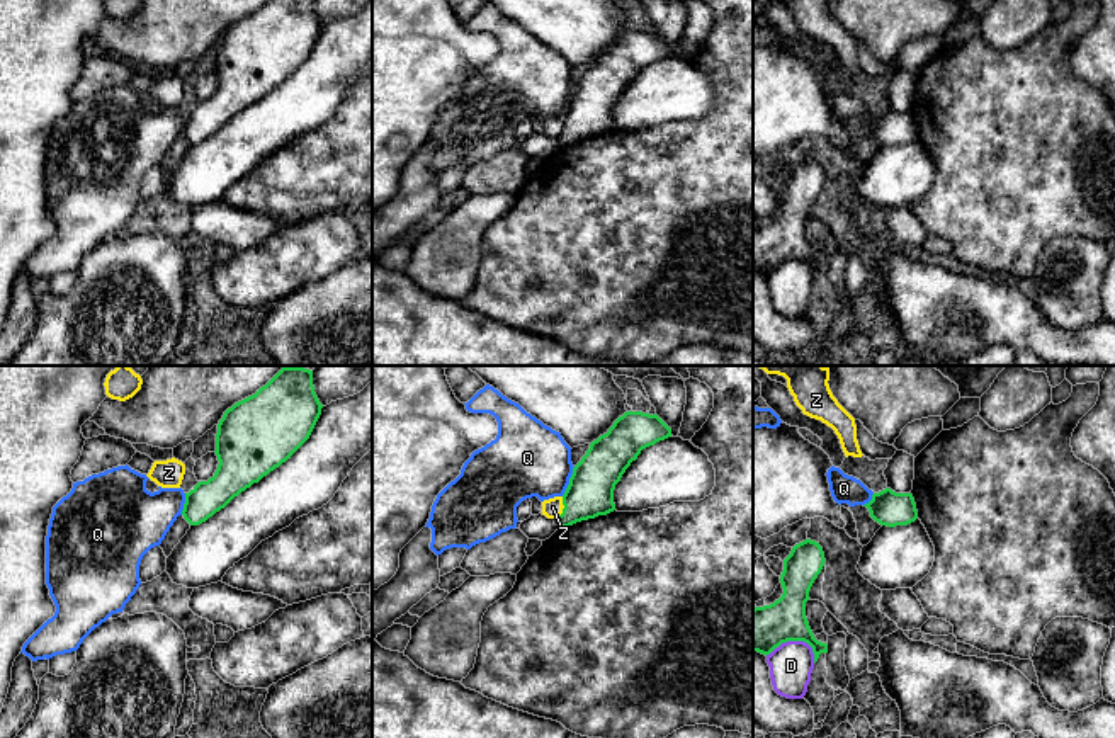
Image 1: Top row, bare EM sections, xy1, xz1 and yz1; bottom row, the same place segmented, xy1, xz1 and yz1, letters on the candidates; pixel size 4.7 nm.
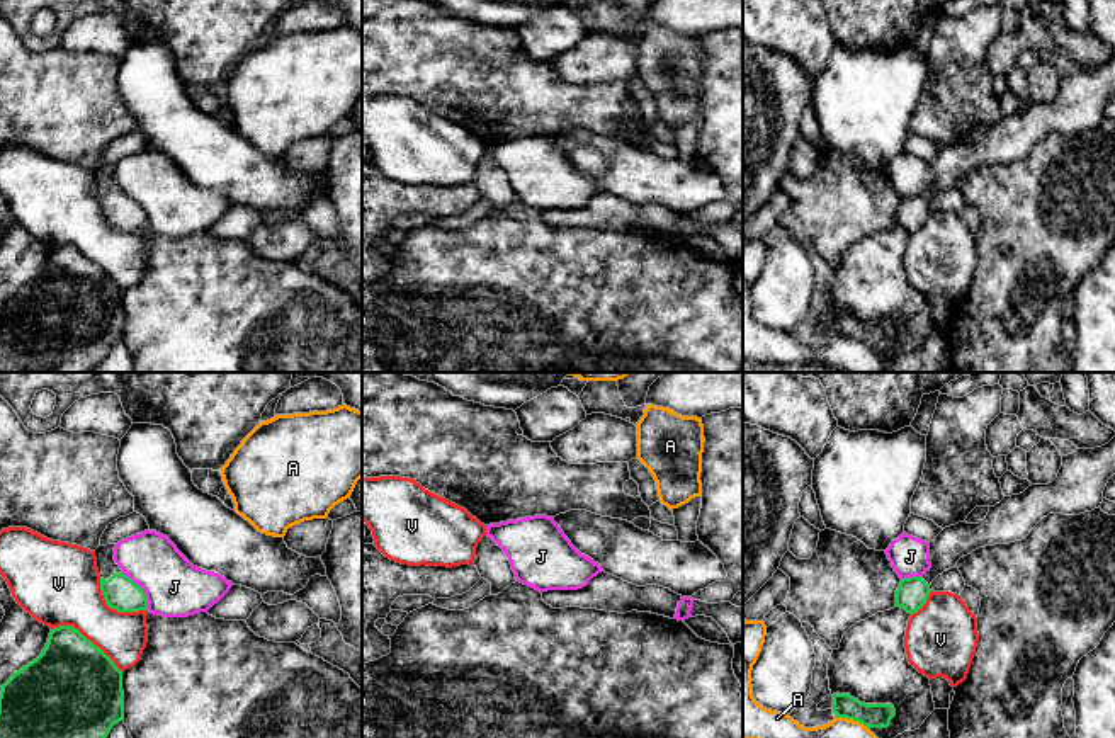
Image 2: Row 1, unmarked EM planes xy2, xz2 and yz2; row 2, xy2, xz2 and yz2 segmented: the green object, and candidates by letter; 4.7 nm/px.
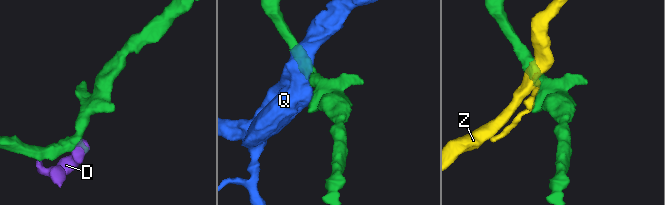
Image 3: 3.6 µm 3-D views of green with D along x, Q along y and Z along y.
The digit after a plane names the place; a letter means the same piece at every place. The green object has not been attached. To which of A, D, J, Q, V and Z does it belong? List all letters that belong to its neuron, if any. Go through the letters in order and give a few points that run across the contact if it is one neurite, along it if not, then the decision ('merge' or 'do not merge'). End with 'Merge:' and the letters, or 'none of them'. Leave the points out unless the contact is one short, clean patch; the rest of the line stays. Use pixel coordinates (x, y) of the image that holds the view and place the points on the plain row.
A: yz2 (838, 335), (857, 339), (867, 347) | do not merge
D: yz1 (765, 274), (782, 262), (804, 261), (811, 267), (815, 281) | do not merge
J: xy2 (123, 191), (141, 208), (148, 228) | do not merge
Q: xz1 (575, 85), (570, 102), (561, 114) | do not merge
V: do not merge
Z: xz1 (563, 116), (563, 130), (556, 136) | do not merge
Merge: none of them

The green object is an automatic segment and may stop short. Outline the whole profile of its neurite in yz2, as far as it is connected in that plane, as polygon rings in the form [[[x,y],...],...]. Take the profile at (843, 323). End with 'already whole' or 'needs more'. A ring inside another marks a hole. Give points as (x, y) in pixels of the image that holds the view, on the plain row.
[[[833,313],[833,332],[862,342],[867,347],[887,347],[896,335],[892,323],[865,323],[850,313]]]; already whole

